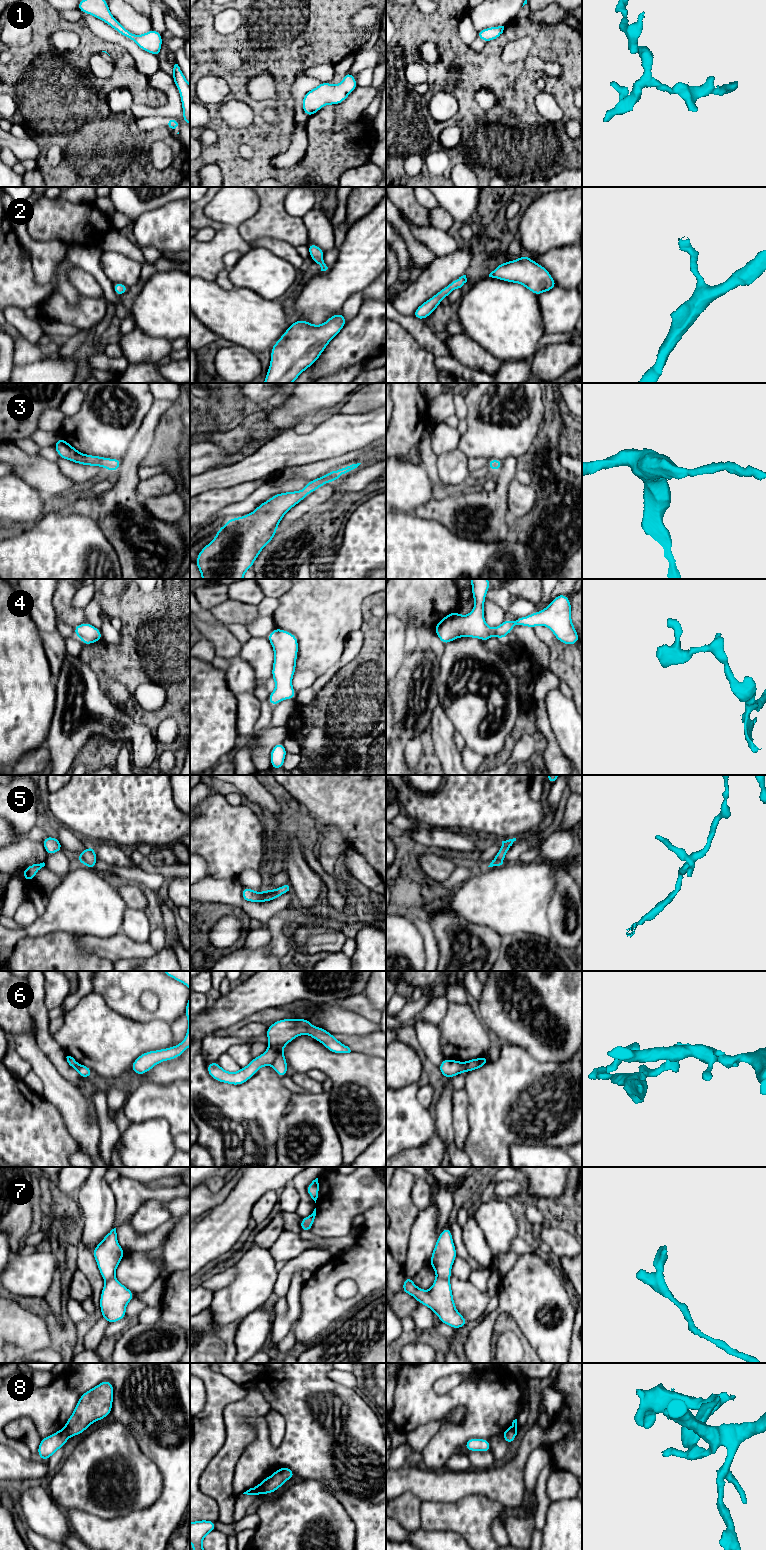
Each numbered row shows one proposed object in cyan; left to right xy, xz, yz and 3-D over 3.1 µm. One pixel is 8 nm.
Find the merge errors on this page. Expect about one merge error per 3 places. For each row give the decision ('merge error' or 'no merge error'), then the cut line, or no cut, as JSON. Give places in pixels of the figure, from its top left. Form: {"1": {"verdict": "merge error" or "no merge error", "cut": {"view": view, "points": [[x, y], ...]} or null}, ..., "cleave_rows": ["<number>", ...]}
{"1": {"verdict": "no merge error", "cut": null}, "2": {"verdict": "no merge error", "cut": null}, "3": {"verdict": "no merge error", "cut": null}, "4": {"verdict": "no merge error", "cut": null}, "5": {"verdict": "no merge error", "cut": null}, "6": {"verdict": "merge error", "cut": {"view": "xz", "points": [[269, 1046], [275, 1052], [275, 1059], [272, 1064]]}}, "7": {"verdict": "merge error", "cut": {"view": "xz", "points": [[302, 1219], [310, 1230]]}}, "8": {"verdict": "merge error", "cut": {"view": "xz", "points": [[260, 1483], [262, 1492]]}}, "cleave_rows": ["6", "7", "8"]}

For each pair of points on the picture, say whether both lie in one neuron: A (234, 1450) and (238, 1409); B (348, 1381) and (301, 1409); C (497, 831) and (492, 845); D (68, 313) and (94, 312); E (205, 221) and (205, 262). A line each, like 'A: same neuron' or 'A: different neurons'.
A: same neuron
B: different neurons
C: different neurons
D: same neuron
E: different neurons

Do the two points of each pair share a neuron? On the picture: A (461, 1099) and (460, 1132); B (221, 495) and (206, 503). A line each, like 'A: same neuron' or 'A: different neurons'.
A: same neuron
B: same neuron

